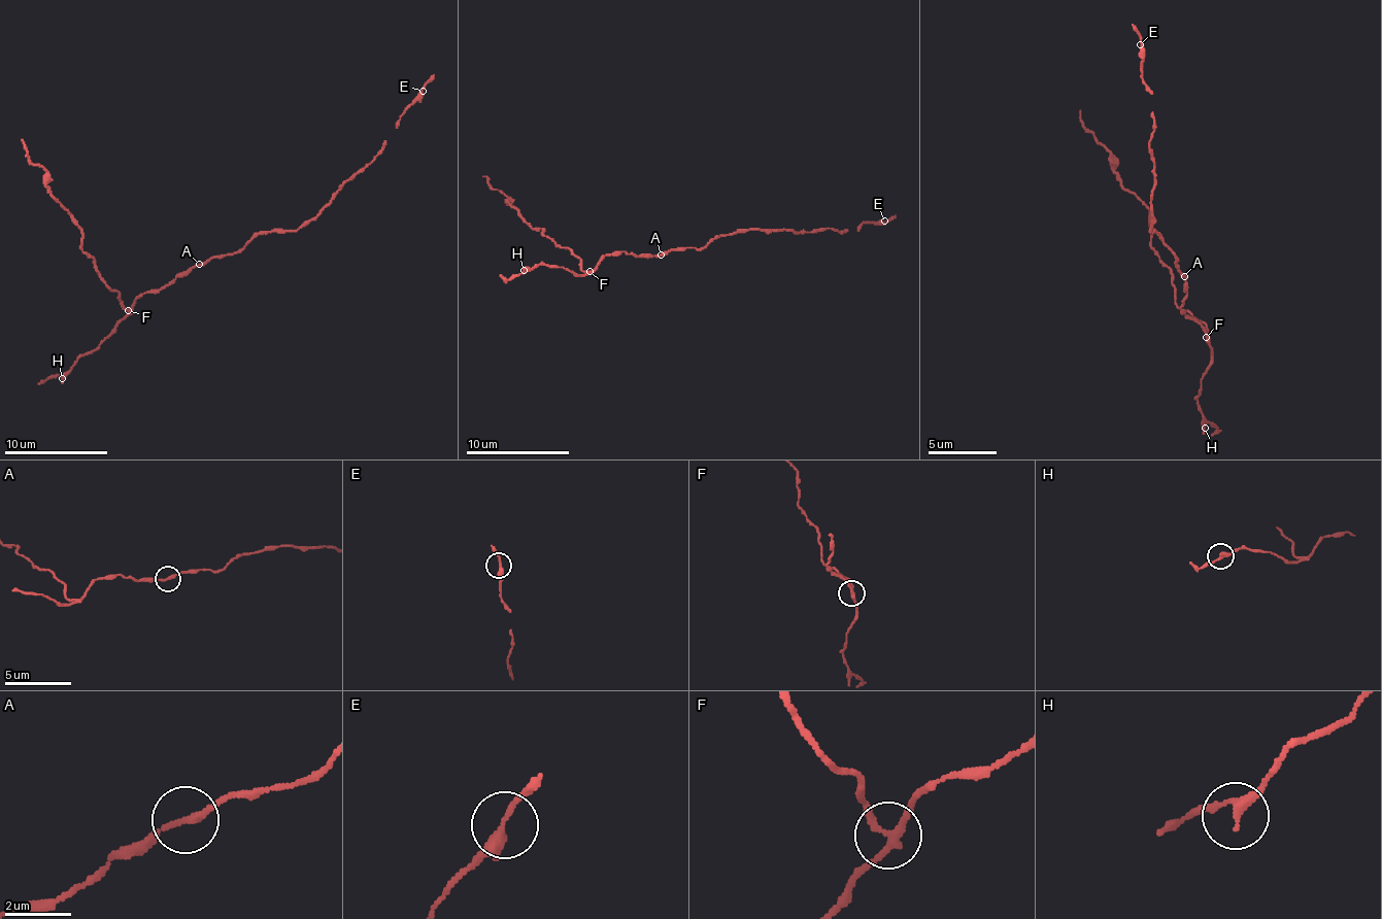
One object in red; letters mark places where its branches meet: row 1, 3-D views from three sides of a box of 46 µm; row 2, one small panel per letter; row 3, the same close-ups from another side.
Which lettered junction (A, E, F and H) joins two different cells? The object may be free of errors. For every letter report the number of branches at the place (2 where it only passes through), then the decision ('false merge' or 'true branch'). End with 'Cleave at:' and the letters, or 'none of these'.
A: 2 branches meet; true branch
E: 2 branches meet; true branch
F: 3 branches meet; false merge
H: 2 branches meet; true branch
Cleave at: F

